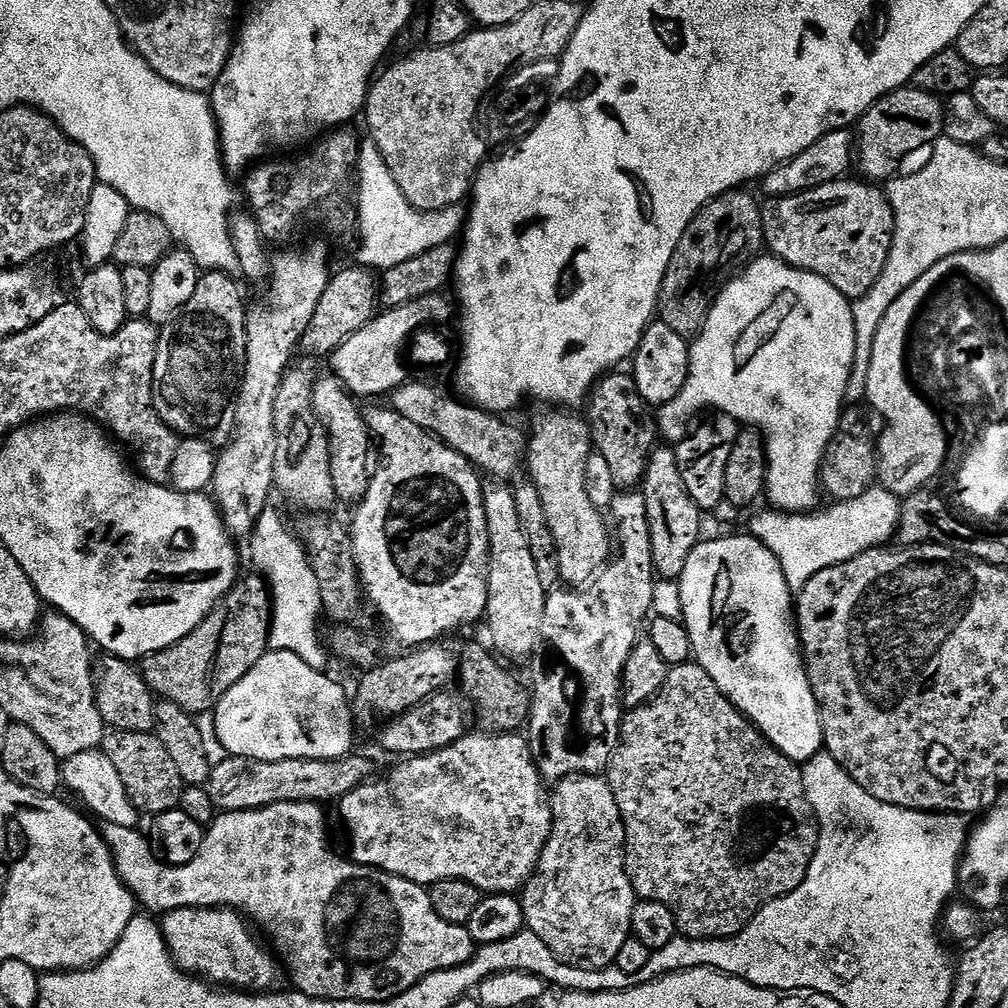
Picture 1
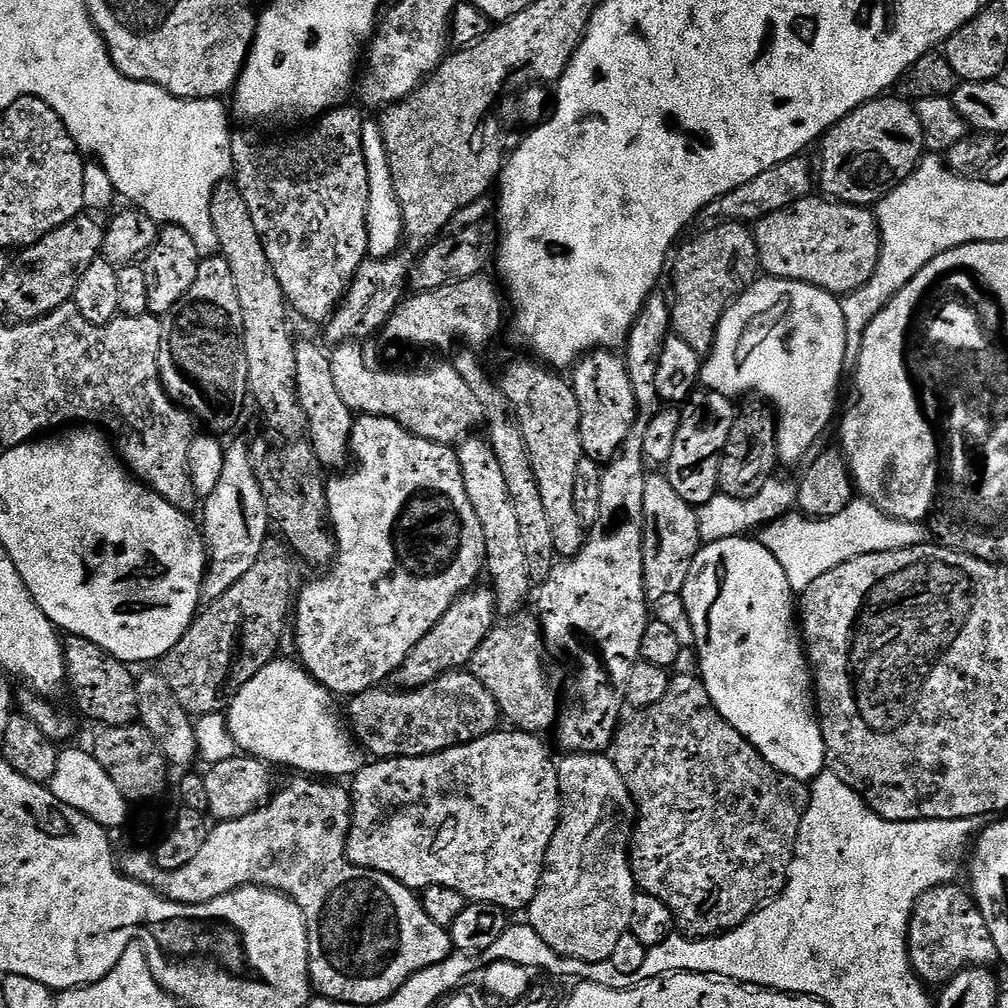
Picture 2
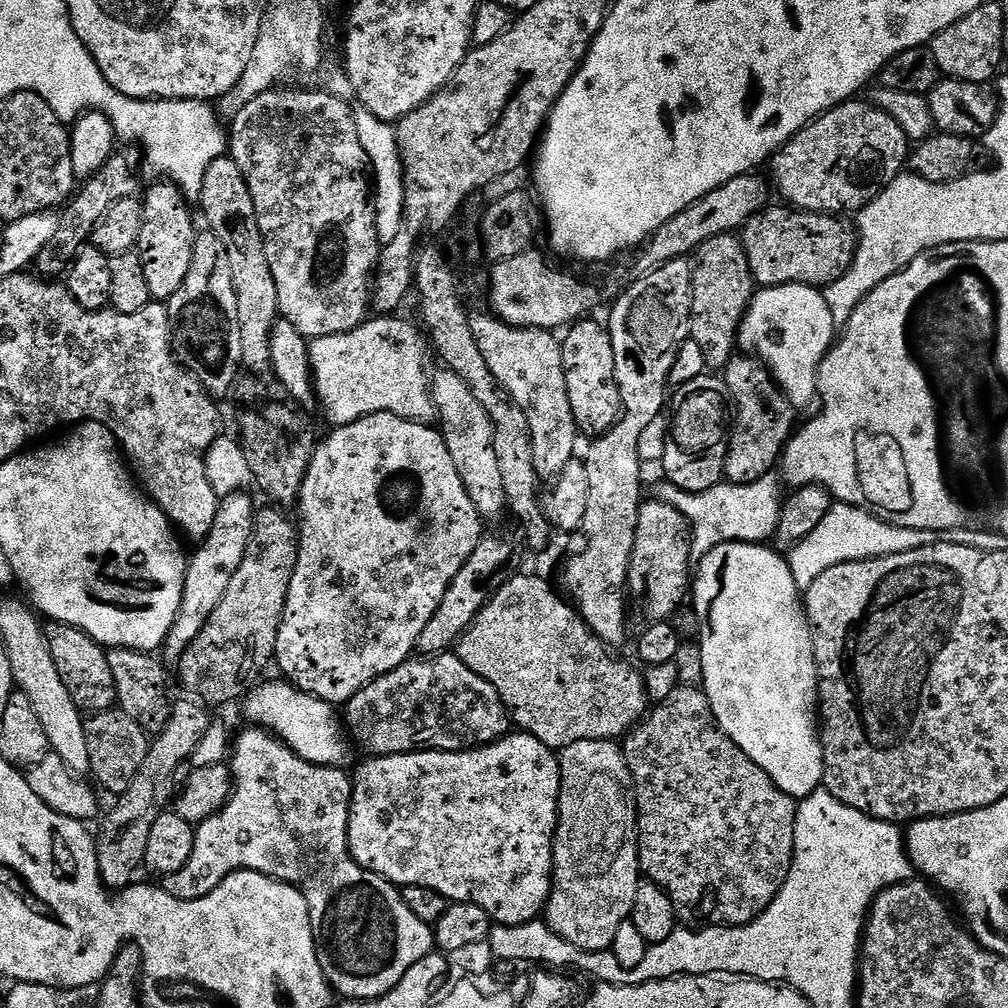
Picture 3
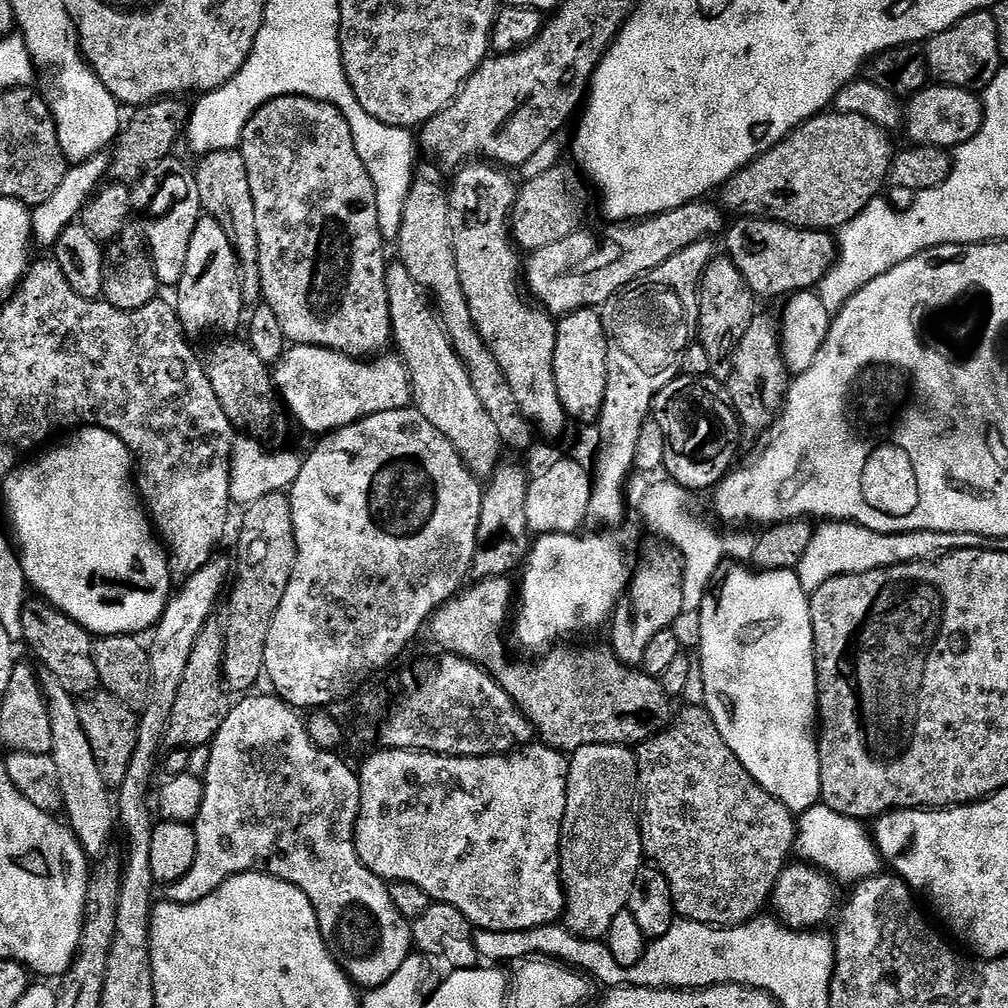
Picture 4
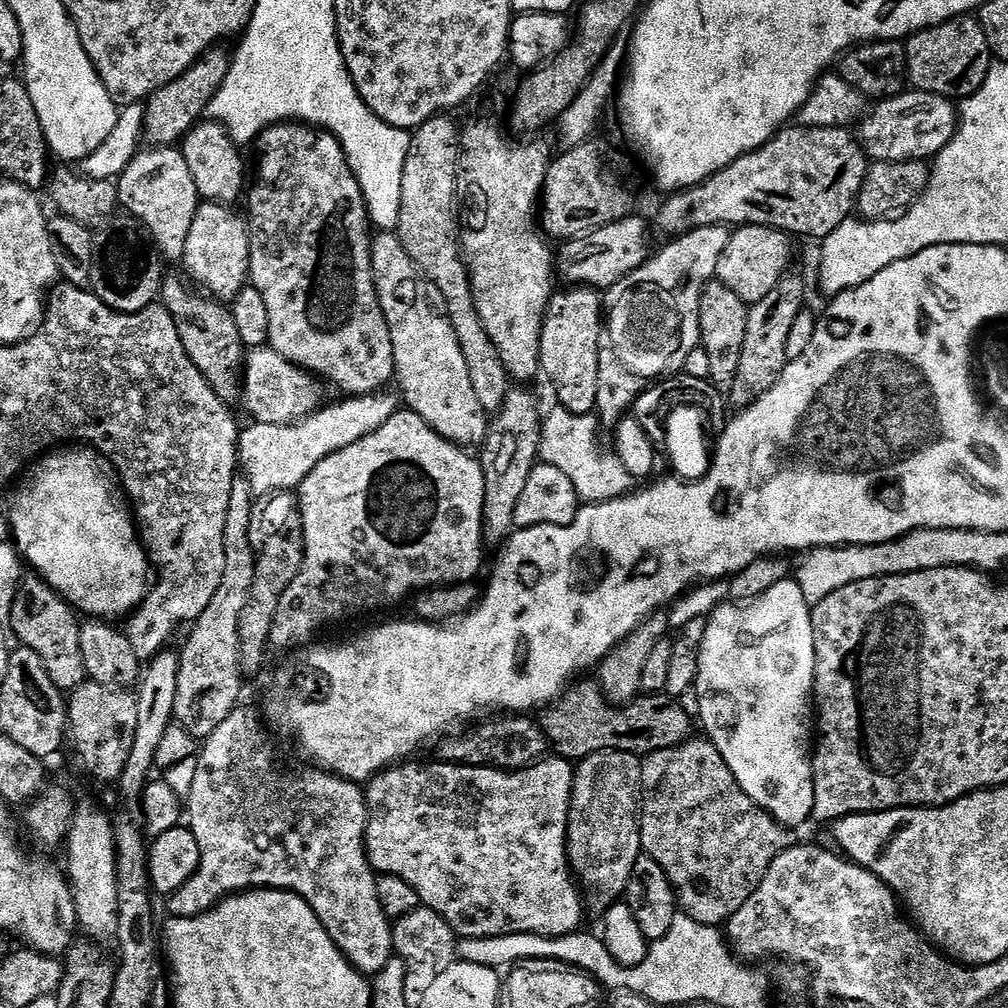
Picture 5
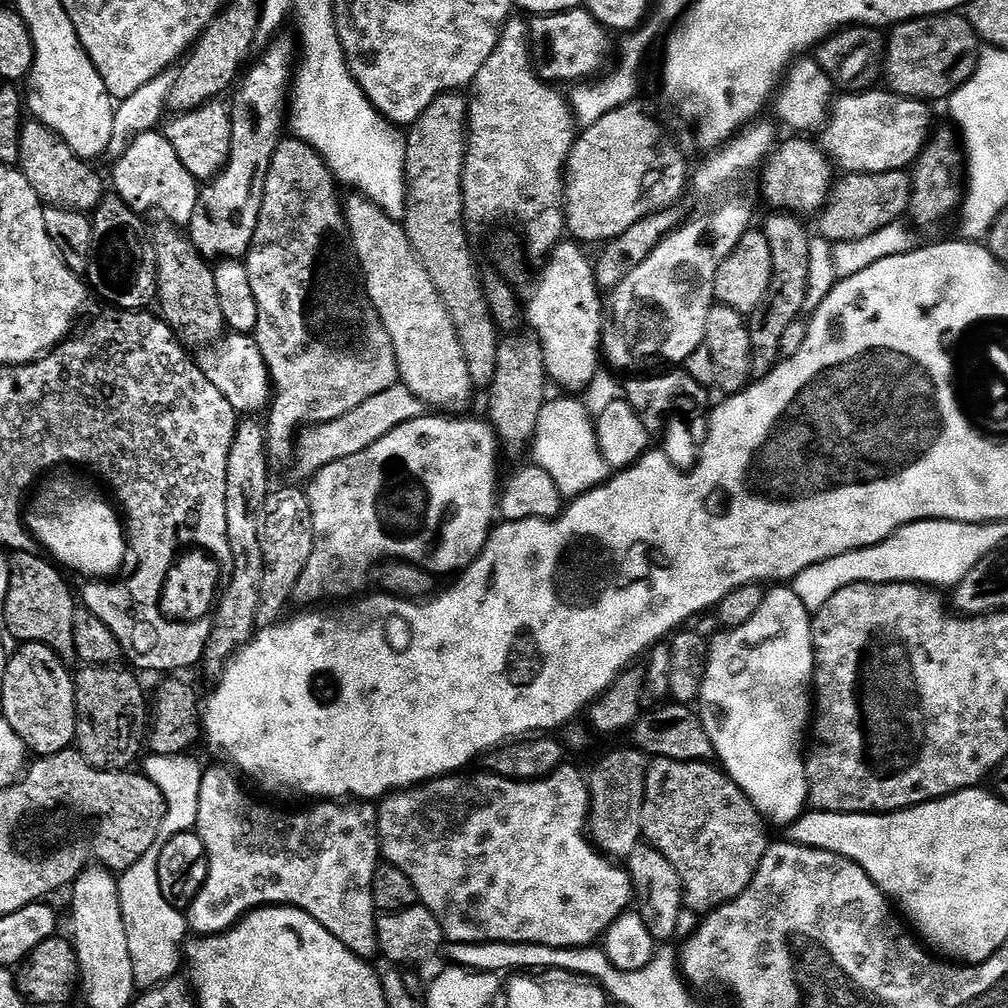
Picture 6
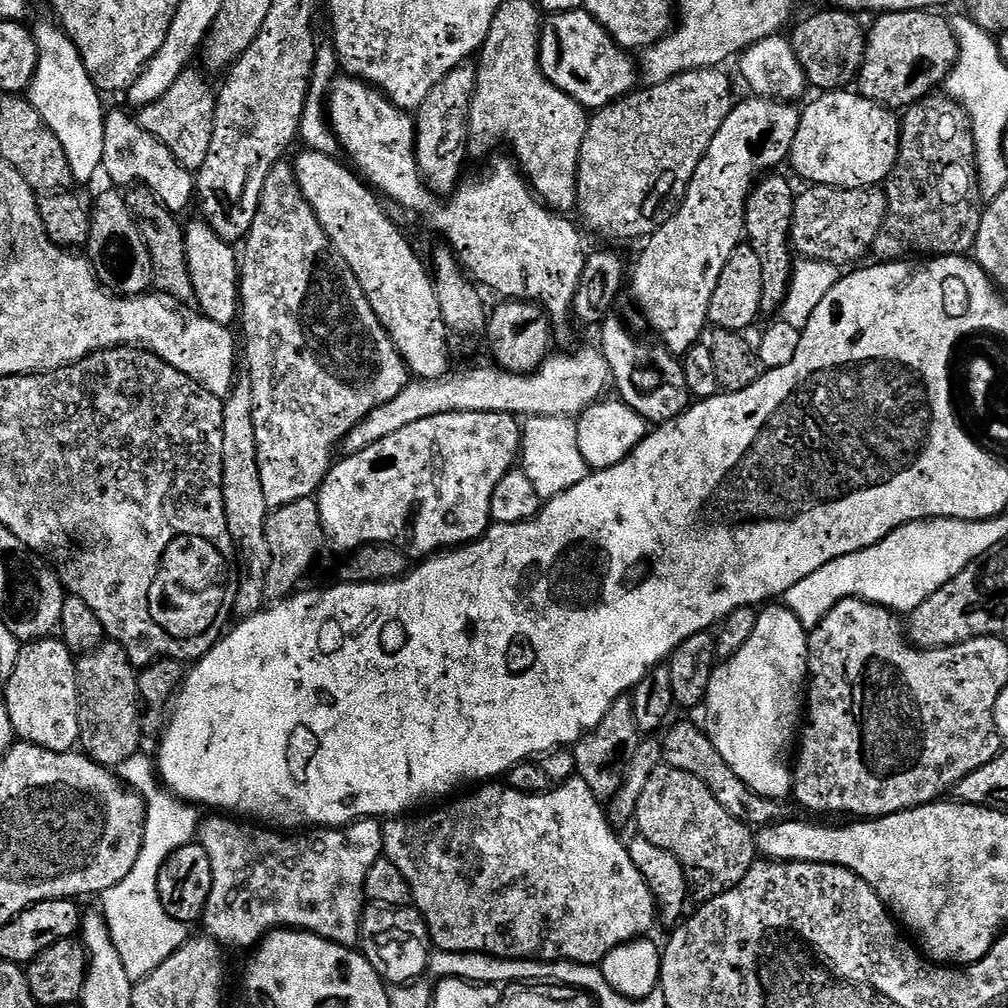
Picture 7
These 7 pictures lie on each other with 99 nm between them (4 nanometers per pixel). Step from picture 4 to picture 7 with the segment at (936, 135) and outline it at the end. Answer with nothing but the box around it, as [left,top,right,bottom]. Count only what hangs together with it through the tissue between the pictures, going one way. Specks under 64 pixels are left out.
[790,90,901,188]

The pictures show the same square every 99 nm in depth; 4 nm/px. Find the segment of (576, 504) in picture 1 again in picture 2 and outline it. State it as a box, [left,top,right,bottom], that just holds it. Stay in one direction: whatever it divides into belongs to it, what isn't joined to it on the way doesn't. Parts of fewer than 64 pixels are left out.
[498,359,586,558]

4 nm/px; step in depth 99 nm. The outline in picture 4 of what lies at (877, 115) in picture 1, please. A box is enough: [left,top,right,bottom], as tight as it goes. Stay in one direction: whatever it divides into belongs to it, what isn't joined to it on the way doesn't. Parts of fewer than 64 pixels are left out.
[719,111,894,230]

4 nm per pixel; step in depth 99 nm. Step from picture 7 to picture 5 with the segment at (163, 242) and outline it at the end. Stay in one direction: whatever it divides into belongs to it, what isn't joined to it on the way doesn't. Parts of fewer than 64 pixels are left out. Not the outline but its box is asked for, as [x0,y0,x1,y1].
[160,279,246,402]

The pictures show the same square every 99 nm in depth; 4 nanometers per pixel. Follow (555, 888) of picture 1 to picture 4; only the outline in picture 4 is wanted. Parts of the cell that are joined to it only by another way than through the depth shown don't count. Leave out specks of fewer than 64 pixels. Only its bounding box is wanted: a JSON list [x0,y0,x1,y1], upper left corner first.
[560,744,645,941]

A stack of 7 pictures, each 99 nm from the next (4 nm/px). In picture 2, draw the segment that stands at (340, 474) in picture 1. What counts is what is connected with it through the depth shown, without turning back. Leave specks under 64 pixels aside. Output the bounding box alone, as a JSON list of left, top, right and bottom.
[294,339,354,469]

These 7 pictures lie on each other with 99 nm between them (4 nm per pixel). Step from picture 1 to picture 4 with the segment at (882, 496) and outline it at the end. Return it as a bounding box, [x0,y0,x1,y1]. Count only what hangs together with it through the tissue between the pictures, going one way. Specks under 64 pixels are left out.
[794,522,981,594]

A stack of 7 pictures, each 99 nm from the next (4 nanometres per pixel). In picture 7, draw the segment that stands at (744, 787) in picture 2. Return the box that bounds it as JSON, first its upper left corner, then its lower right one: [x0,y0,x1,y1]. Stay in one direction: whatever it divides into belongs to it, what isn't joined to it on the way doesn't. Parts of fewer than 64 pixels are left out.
[635,766,758,902]

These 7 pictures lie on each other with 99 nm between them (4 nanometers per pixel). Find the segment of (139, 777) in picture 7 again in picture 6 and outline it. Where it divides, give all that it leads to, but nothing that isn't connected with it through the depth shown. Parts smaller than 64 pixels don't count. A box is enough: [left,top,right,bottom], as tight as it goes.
[119,754,204,992]

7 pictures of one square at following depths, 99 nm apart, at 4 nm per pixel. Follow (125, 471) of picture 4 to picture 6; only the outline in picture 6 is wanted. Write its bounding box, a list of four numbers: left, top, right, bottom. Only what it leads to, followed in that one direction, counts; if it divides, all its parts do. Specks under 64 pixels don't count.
[27,476,130,578]

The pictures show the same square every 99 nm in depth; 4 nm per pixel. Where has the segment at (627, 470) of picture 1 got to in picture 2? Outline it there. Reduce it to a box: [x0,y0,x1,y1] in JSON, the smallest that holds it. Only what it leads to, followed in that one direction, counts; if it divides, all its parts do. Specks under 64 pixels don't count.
[570,350,638,466]

